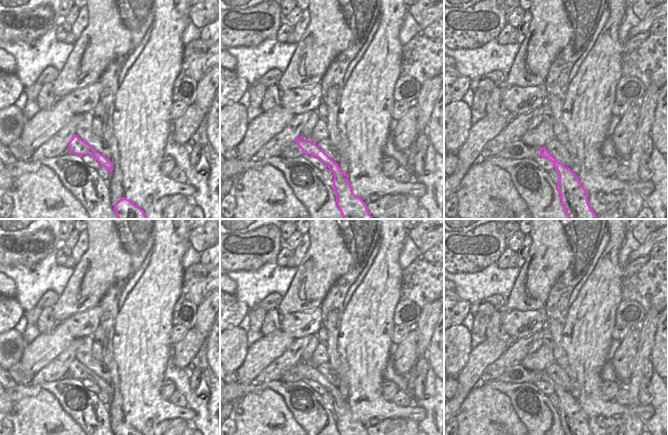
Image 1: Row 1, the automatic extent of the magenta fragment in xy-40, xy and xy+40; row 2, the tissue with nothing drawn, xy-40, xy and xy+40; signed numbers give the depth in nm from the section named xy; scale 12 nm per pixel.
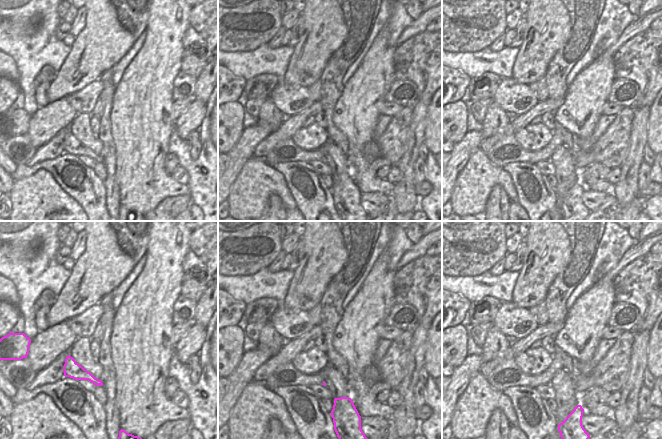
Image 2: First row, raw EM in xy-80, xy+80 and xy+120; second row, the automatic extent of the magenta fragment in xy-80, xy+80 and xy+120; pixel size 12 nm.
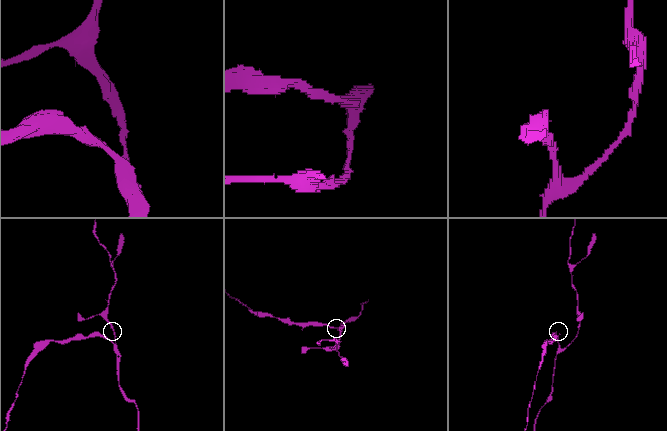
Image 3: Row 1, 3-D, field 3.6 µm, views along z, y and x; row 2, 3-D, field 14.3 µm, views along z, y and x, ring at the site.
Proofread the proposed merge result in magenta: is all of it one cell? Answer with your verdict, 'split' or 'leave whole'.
split

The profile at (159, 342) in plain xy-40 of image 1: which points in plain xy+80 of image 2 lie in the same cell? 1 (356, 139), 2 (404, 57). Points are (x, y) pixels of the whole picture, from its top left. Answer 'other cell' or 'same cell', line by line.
1: same cell
2: other cell

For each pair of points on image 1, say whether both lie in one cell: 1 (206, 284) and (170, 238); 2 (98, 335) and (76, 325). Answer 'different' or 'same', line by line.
1: different
2: different

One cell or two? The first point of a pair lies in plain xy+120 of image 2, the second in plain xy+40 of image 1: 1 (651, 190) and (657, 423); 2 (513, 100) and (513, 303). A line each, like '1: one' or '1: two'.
1: two
2: two

